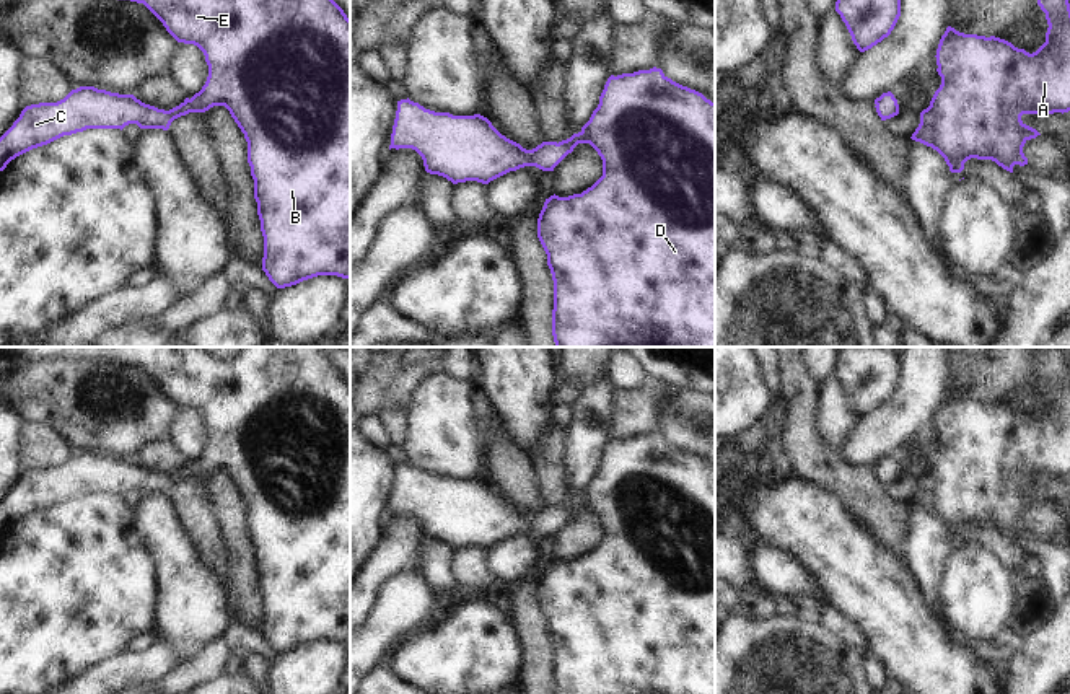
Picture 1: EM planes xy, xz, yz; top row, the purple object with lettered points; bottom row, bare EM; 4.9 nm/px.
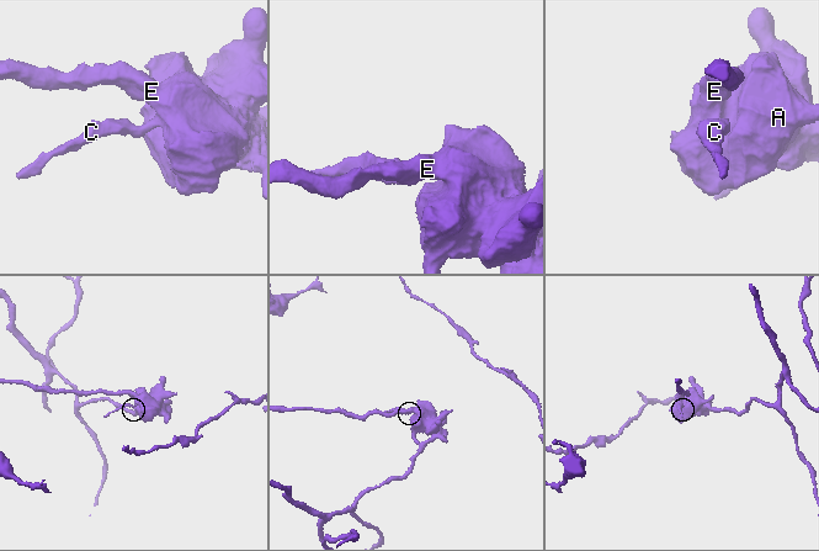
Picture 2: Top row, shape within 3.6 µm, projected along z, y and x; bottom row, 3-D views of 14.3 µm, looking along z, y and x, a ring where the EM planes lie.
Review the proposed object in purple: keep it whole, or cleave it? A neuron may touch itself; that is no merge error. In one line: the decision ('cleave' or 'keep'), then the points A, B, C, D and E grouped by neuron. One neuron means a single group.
keep; A B C D E

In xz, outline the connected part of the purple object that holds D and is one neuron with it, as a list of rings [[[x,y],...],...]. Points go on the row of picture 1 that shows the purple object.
[[[656,67],[617,77],[611,75],[599,96],[598,108],[578,134],[559,143],[542,142],[533,150],[526,150],[502,135],[480,114],[453,116],[449,112],[435,112],[407,98],[397,101],[389,150],[415,150],[422,156],[427,173],[443,176],[453,184],[466,181],[489,184],[524,166],[554,171],[578,143],[590,143],[598,152],[603,160],[603,176],[581,194],[568,197],[550,195],[546,199],[537,218],[537,238],[547,254],[547,266],[554,280],[552,336],[555,347],[715,347],[715,103],[702,93],[673,81]]]

